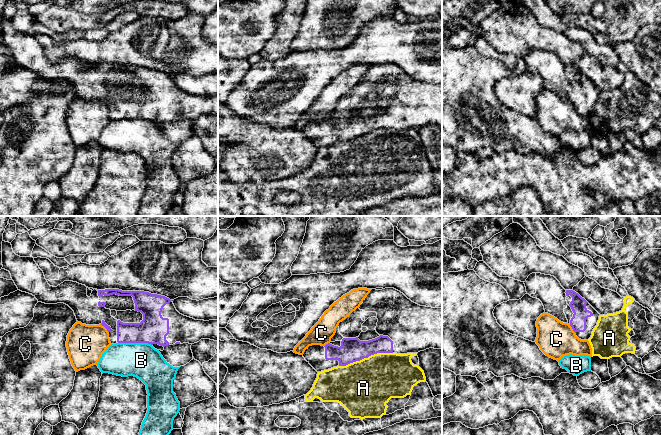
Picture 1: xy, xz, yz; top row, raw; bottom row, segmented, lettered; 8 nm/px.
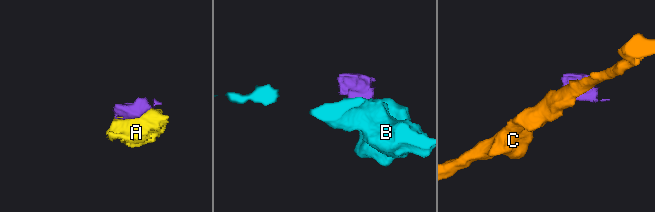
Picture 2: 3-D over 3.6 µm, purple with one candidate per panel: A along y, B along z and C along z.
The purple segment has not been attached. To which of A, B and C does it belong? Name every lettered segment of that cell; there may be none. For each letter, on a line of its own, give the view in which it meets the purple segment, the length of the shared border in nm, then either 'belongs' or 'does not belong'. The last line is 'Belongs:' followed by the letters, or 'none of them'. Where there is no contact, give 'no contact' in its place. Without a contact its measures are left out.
A: xz | 440 nm | does not belong
B: xy | 280 nm | does not belong
C: yz | 90 nm | does not belong
Belongs: none of them

